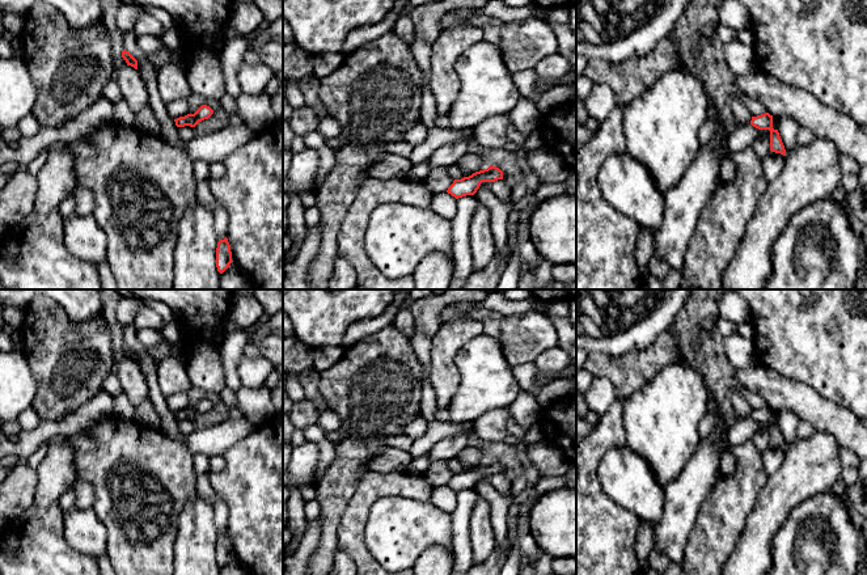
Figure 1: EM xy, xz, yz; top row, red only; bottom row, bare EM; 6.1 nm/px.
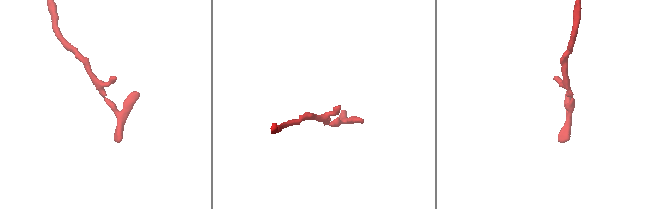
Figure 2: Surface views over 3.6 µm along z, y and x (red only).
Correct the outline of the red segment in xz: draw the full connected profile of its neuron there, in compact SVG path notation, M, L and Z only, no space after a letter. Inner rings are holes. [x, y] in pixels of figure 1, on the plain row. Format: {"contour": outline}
{"contour": "M490 458L487 462L475 465L469 470L454 473L447 486L456 492L474 489L482 475L495 475L498 473L503 473L503 465L499 461Z"}

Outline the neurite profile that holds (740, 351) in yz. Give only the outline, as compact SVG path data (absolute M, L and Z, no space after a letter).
M736 333L723 338L723 352L733 369L745 368L754 360L754 343Z

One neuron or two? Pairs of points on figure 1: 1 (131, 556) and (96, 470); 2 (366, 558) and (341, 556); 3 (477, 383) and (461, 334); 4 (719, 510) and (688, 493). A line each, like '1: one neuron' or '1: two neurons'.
1: one neuron
2: two neurons
3: two neurons
4: two neurons

